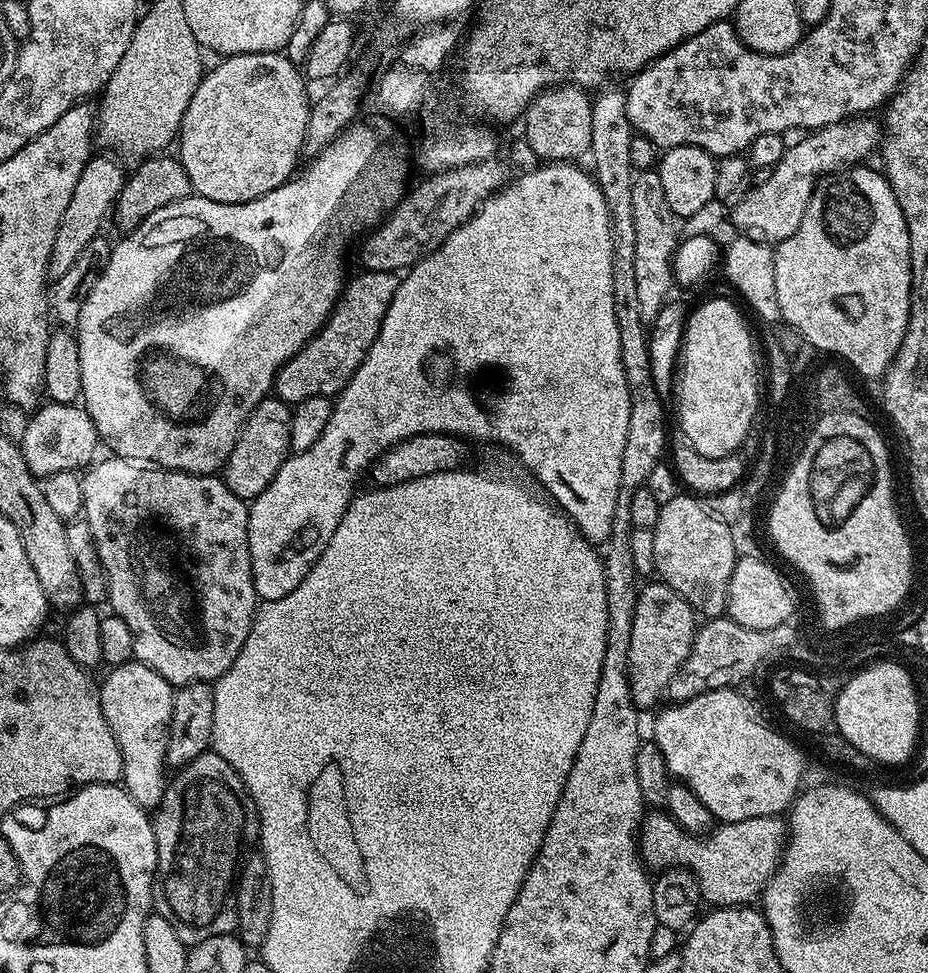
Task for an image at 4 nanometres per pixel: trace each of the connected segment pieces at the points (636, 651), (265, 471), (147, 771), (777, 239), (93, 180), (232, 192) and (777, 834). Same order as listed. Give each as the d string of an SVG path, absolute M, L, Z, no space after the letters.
M655 583L645 588L643 585L637 591L636 613L630 630L628 681L632 700L640 710L655 709L661 703L659 700L665 699L670 680L686 662L698 629L698 616L694 609L669 584Z
M265 398L258 402L258 406L254 406L222 469L224 485L234 494L238 494L238 498L251 502L270 486L270 482L274 482L274 474L278 474L278 470L290 455L291 421L292 408L285 400Z
M135 658L109 667L107 671L108 677L99 681L98 691L102 714L122 754L122 786L128 796L138 802L138 806L155 810L160 807L166 787L164 759L176 697L174 685L166 682L158 670L150 670L150 666L141 664Z
M853 118L847 121L832 123L830 126L815 129L794 147L785 149L784 156L772 169L769 181L753 185L743 198L733 205L730 215L734 221L737 231L745 238L758 241L760 244L775 246L785 241L786 238L793 236L794 231L798 230L802 218L805 216L806 208L813 190L816 188L820 177L831 175L837 171L847 169L863 163L864 158L879 147L882 140L882 128L872 118Z
M93 155L78 177L78 183L74 186L74 194L70 194L70 206L66 206L62 214L62 222L58 226L58 234L54 238L54 250L50 250L50 262L48 263L48 279L55 282L62 278L74 266L78 254L86 250L86 245L94 237L101 235L100 227L104 219L109 219L113 211L116 199L120 197L120 191L124 188L126 172L123 172L108 156Z
M255 52L254 54L238 54L237 56L225 56L219 61L217 68L209 67L203 78L200 79L198 90L194 90L194 98L190 98L190 106L186 106L186 114L180 123L178 133L178 159L186 170L186 174L192 180L192 191L202 198L210 198L214 202L226 202L227 204L241 204L250 202L262 194L270 194L278 186L282 186L287 180L291 180L302 160L304 151L304 139L306 138L306 126L308 125L308 110L310 96L304 89L305 77L301 69L288 59L287 55L280 52Z
M652 810L641 820L638 829L638 851L644 867L684 868L697 880L701 897L717 908L748 906L759 901L768 880L776 873L785 843L786 824L780 816L721 823L707 834L693 834L678 826L666 811Z

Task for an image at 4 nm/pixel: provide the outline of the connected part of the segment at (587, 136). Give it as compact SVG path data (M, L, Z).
M565 82L546 88L536 95L522 117L524 140L540 162L576 162L592 151L594 134L593 97L579 84Z

